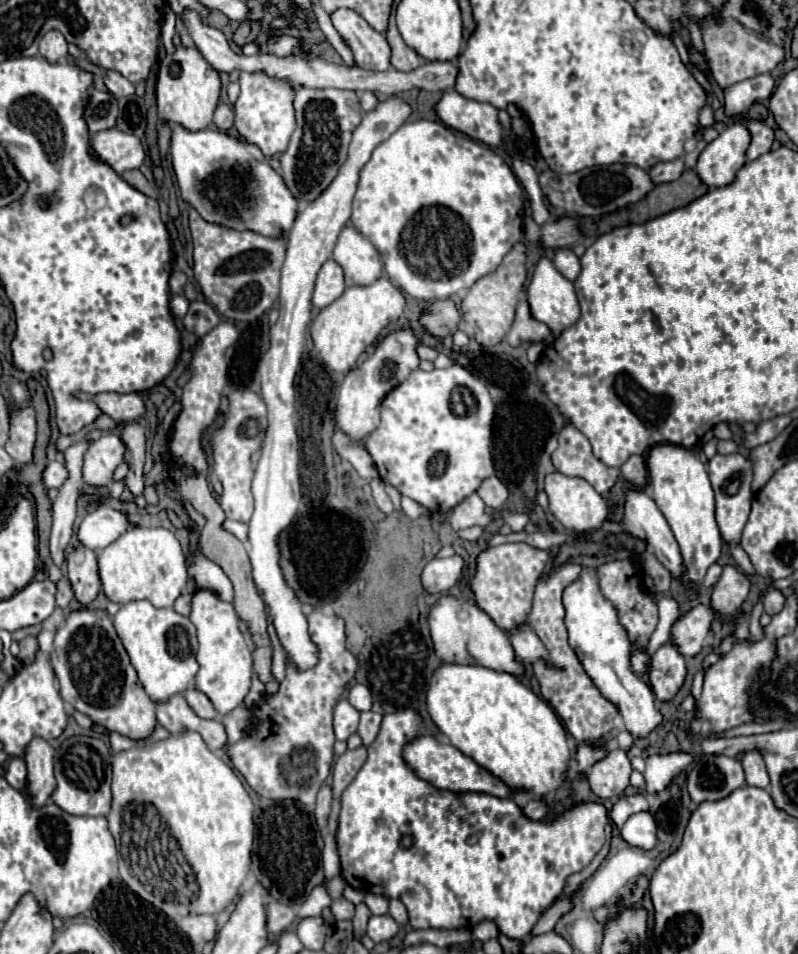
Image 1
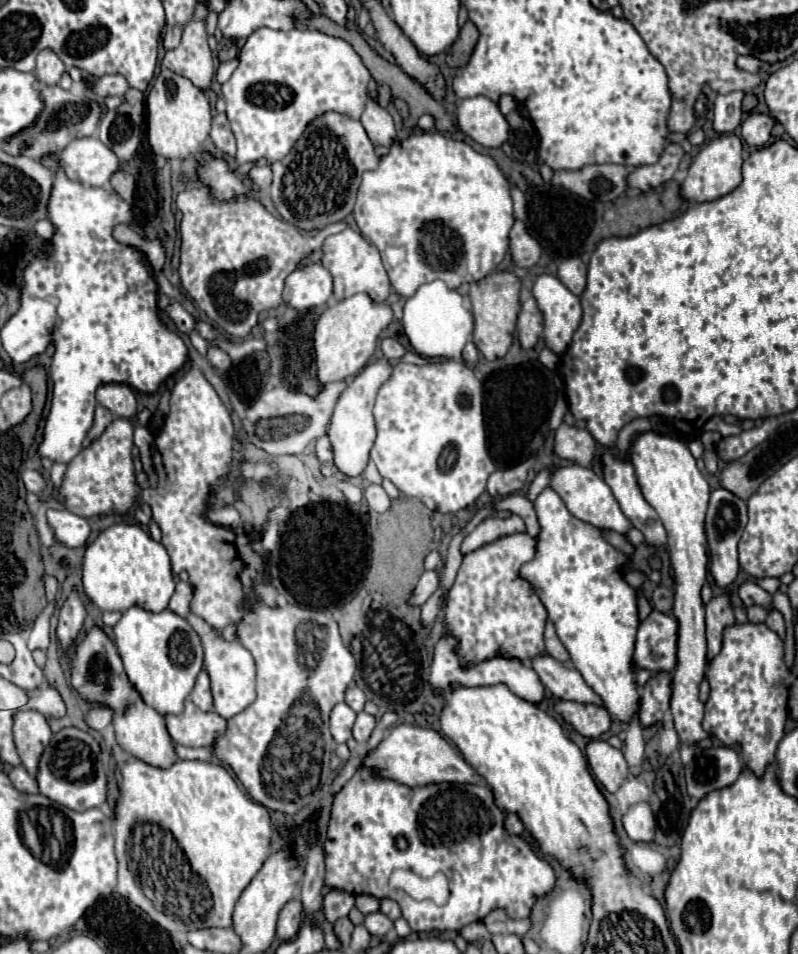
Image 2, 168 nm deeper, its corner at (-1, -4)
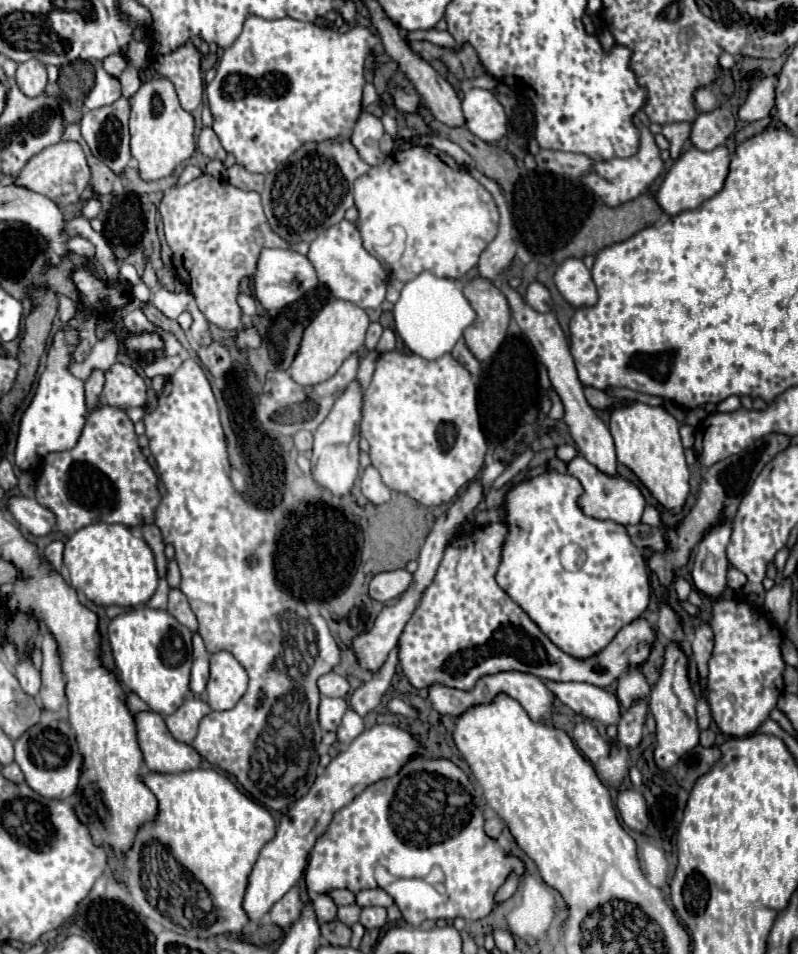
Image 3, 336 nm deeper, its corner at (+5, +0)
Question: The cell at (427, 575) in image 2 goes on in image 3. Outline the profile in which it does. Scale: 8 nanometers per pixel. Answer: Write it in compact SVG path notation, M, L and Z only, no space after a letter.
M406 569L374 575L370 581L370 597L388 603L392 599L398 599L410 587L410 583L412 583L412 573L408 573Z

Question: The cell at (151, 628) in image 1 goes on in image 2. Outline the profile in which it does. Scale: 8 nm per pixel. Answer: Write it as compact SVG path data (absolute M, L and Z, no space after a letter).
M132 607L124 611L122 619L114 625L114 643L122 657L126 675L144 703L160 715L182 713L184 701L192 693L204 657L200 637L192 625L168 609L150 613L140 607Z

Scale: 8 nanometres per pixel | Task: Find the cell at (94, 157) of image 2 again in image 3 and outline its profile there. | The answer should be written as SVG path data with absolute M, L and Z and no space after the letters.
M60 141L60 143L52 145L52 147L46 147L38 155L34 155L26 163L26 167L20 171L16 183L50 197L58 205L78 203L84 189L90 185L90 177L92 177L86 159L88 159L88 155L86 155L86 151L82 149L80 143L76 143L76 141Z

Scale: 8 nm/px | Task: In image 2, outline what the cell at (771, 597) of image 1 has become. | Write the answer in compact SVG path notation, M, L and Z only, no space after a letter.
M746 581L740 585L738 589L740 599L744 601L744 605L762 605L766 609L772 609L772 595L766 593L760 585L756 585L754 581Z

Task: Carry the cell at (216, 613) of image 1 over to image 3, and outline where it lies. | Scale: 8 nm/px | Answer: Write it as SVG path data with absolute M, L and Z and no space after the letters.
M220 651L210 657L210 679L206 685L208 705L214 711L228 711L248 689L248 675L230 651Z

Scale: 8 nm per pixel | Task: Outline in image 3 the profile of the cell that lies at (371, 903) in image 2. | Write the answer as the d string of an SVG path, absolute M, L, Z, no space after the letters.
M336 889L332 893L328 893L336 905L354 905L356 903L356 895L348 889Z

